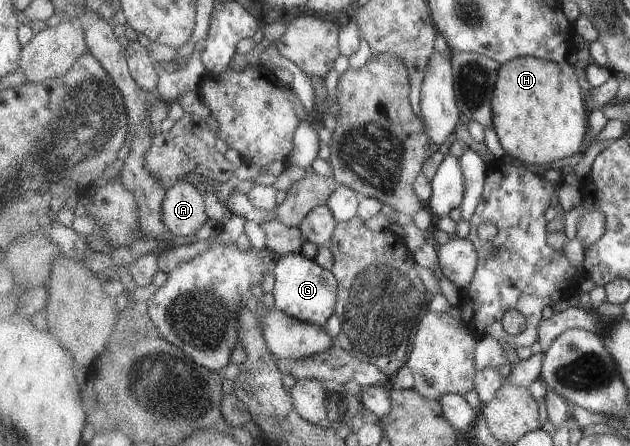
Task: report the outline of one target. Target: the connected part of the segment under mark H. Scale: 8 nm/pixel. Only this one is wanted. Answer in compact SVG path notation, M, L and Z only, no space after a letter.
M515 57L502 65L492 100L494 130L513 159L549 166L587 146L586 98L575 65L537 57Z

